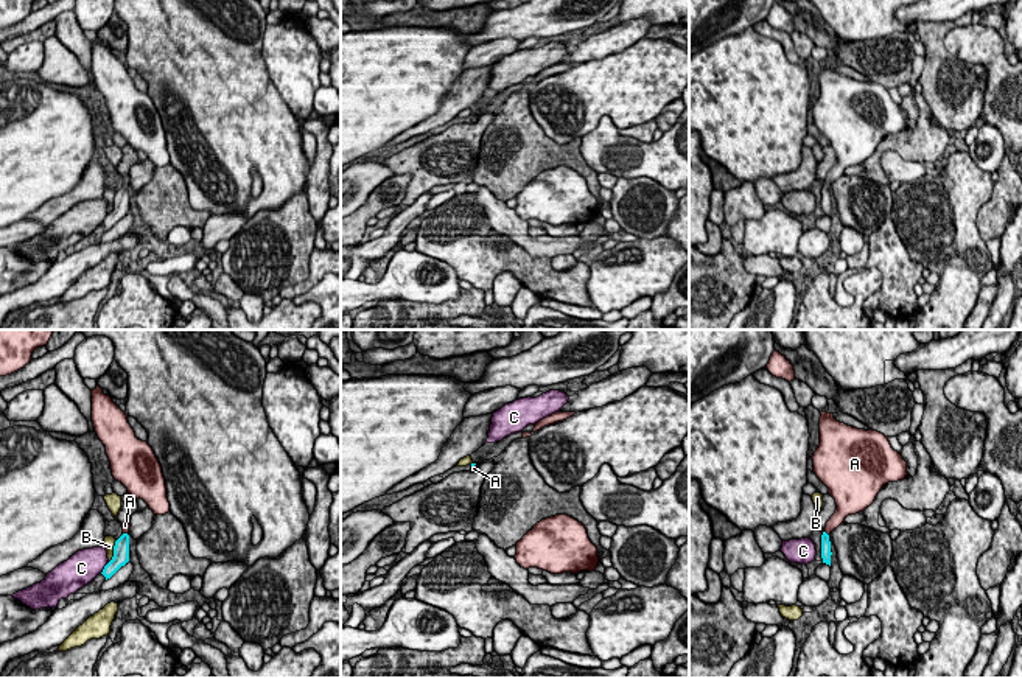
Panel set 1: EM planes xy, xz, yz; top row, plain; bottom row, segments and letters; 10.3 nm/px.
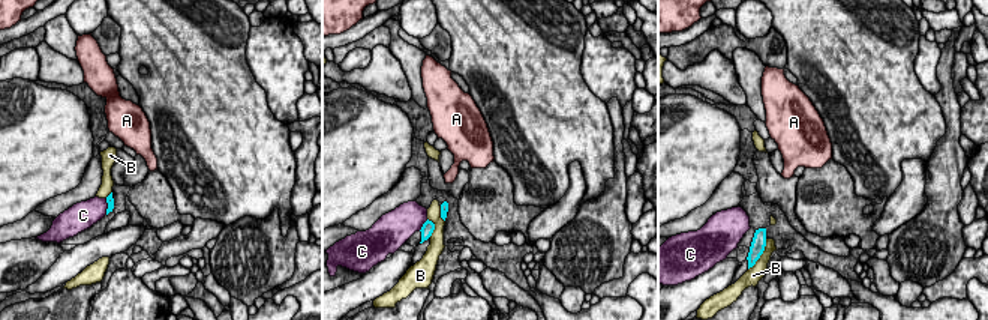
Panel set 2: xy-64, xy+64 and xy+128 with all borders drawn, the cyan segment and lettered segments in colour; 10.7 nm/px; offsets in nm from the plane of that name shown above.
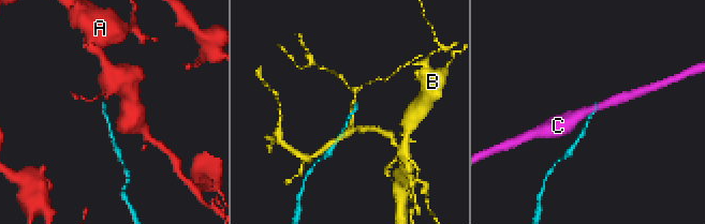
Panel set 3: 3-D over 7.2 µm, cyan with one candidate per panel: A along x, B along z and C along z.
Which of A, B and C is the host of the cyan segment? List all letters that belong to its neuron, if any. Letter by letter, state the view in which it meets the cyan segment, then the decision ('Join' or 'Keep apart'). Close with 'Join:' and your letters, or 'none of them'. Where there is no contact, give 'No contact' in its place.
A: Touches cyan in yz. Join
B: Touches cyan in xy. Keep apart
C: Touches cyan in xy. Keep apart
Join: A

